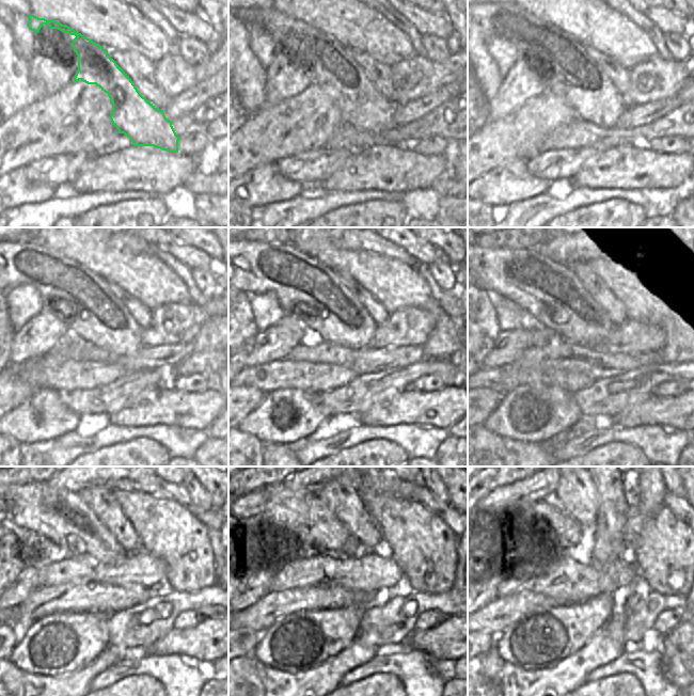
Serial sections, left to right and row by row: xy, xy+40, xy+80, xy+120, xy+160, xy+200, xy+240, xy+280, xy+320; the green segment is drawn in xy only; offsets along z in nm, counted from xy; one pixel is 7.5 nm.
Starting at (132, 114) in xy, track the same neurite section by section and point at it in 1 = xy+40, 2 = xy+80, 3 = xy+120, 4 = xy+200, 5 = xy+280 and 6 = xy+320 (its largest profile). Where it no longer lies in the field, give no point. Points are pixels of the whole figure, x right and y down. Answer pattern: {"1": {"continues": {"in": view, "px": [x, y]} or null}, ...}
{"1": {"continues": {"in": "xy+40", "px": [360, 104]}}, "2": {"continues": {"in": "xy+80", "px": [578, 79]}}, "3": {"continues": {"in": "xy+120", "px": [101, 319]}}, "4": {"continues": {"in": "xy+200", "px": [574, 316]}}, "5": {"continues": {"in": "xy+280", "px": [322, 533]}}, "6": {"continues": {"in": "xy+320", "px": [566, 533]}}}

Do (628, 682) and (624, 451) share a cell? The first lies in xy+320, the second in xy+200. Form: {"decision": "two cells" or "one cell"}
{"decision": "one cell"}

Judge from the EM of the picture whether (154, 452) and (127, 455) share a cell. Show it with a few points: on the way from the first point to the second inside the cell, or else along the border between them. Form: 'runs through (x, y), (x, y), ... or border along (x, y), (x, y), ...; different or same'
runs through (146, 452), (135, 452), (132, 449); same

